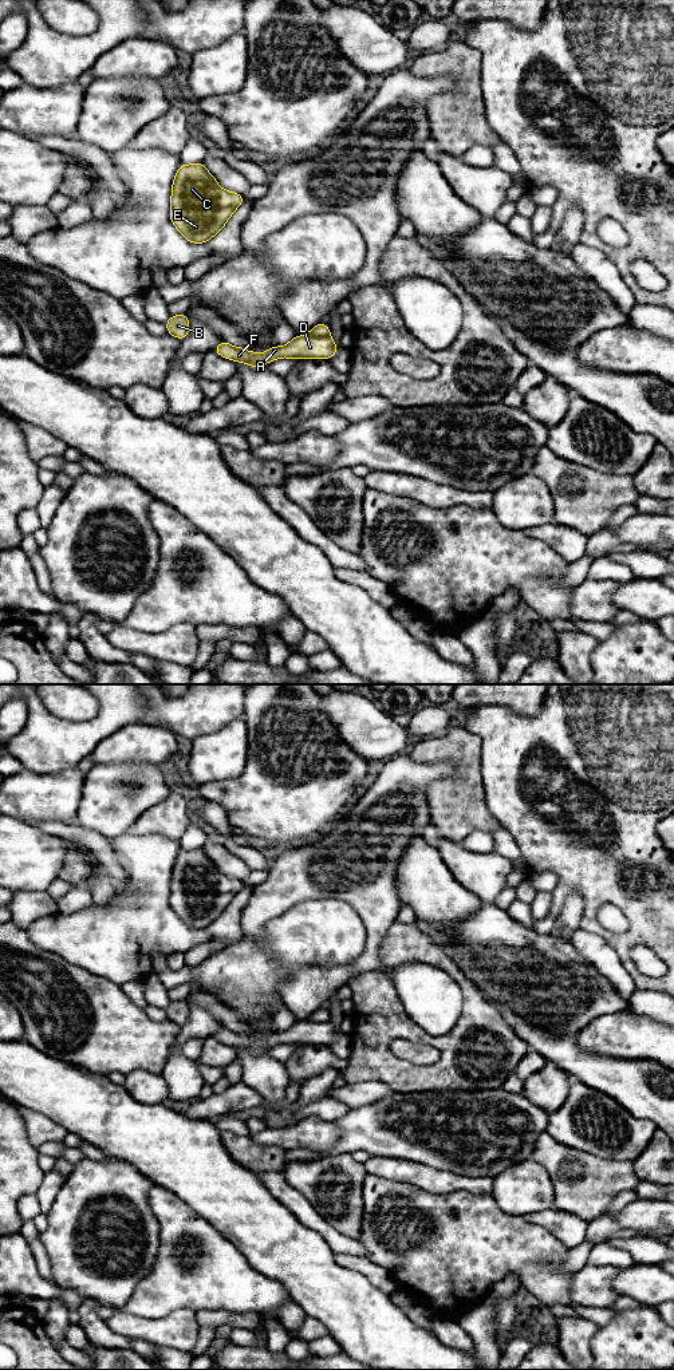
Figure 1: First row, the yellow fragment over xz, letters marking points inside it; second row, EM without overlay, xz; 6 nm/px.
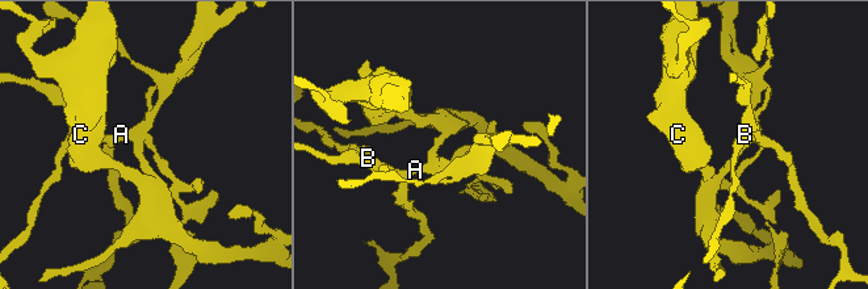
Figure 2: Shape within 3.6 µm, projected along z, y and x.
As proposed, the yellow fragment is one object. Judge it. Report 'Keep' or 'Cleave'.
Cleave

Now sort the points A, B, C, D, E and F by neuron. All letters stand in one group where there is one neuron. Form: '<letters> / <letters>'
A B D F / C E

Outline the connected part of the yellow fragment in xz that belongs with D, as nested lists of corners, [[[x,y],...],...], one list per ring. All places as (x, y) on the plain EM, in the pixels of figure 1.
[[[295,1022],[287,1031],[273,1031],[267,1038],[249,1038],[241,1033],[233,1033],[226,1027],[221,1027],[213,1034],[216,1039],[233,1047],[243,1047],[255,1054],[261,1053],[264,1049],[271,1049],[279,1043],[291,1045],[331,1045],[338,1038],[338,1031],[331,1022]]]

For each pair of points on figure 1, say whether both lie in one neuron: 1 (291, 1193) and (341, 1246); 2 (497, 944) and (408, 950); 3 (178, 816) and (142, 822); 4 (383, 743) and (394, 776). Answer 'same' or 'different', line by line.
1: same
2: different
3: same
4: different

